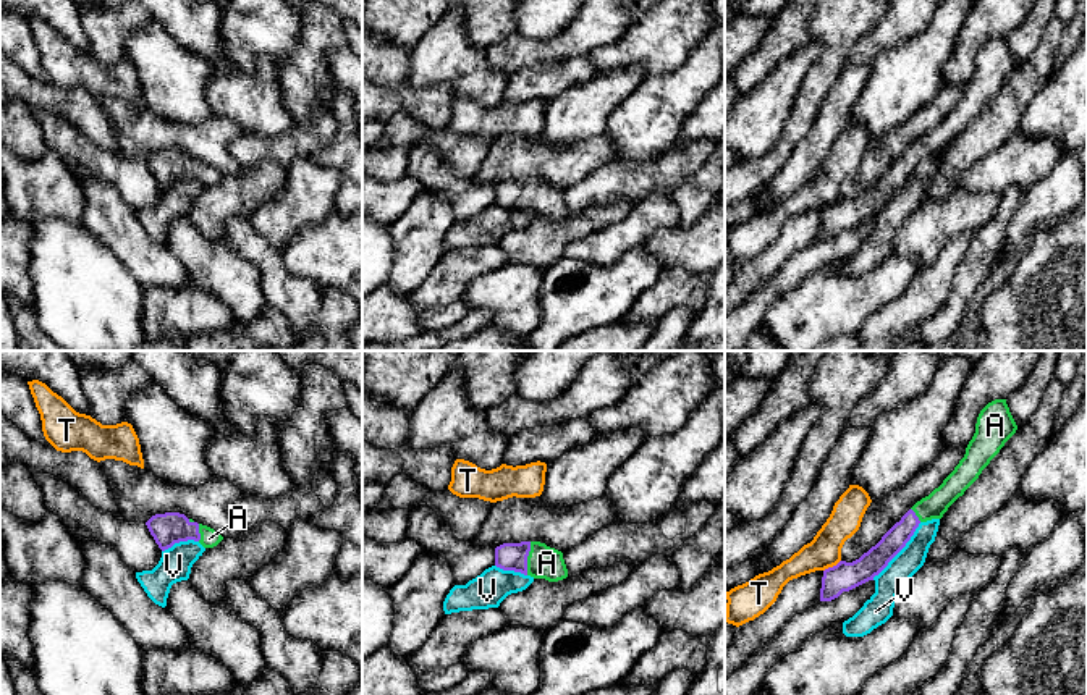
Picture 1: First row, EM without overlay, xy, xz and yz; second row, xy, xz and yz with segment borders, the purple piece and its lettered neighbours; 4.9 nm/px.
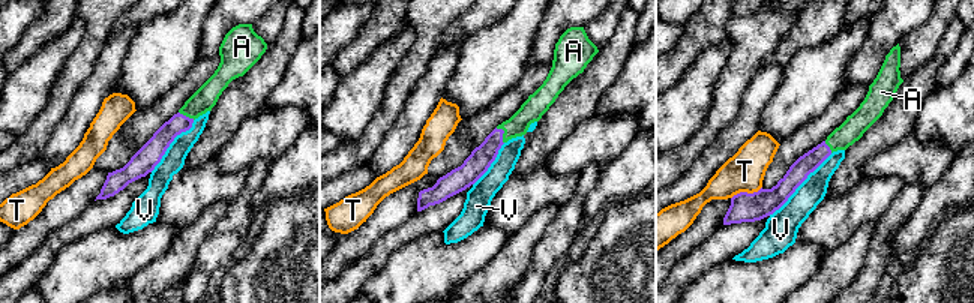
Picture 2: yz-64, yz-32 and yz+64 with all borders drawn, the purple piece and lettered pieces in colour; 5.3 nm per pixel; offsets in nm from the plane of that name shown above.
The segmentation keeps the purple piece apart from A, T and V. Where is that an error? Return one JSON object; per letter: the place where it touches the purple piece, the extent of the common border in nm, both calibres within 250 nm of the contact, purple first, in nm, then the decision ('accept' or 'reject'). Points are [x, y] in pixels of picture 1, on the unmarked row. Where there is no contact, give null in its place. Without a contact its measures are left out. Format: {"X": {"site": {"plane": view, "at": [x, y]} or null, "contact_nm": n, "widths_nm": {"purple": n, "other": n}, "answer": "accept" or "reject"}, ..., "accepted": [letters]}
{"A": {"site": {"plane": "xz", "at": [526, 196]}, "contact_nm": 170, "widths_nm": {"purple": 140, "other": 160}, "answer": "accept"}, "T": {"site": {"plane": "yz", "at": [833, 204]}, "contact_nm": 110, "widths_nm": {"purple": 140, "other": 170}, "answer": "reject"}, "V": {"site": {"plane": "yz", "at": [900, 188]}, "contact_nm": 380, "widths_nm": {"purple": 120, "other": 140}, "answer": "reject"}, "accepted": ["A"]}

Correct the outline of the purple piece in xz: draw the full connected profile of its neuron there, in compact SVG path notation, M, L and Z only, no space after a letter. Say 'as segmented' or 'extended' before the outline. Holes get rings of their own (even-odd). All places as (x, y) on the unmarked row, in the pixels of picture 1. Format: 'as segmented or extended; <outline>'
extended; M540 179L503 181L497 184L495 204L548 220L568 215L563 191Z

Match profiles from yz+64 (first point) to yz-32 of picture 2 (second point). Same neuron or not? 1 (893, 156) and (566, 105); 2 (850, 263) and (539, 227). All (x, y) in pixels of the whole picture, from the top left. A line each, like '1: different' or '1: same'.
1: different
2: same

